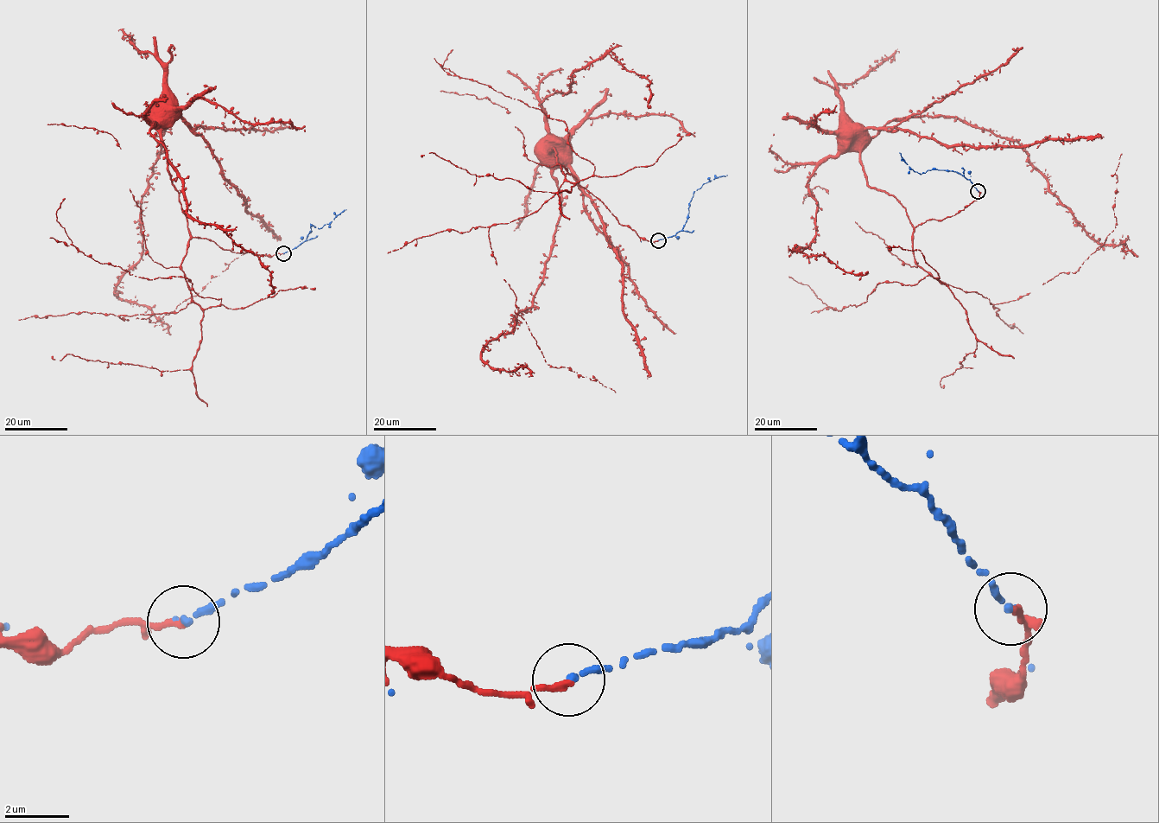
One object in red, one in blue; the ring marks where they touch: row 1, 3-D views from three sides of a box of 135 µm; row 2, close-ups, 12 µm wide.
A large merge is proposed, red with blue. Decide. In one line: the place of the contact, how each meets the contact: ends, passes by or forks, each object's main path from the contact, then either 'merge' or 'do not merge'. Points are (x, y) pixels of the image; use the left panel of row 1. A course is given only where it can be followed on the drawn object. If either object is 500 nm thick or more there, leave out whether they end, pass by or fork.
(283, 253) | red ends | blue ends | red via (283, 253), (236, 252), (209, 239), (193, 237), (173, 184), (161, 135), (150, 124), (151, 117) | blue via (283, 253), (306, 239), (311, 225), (320, 228), (346, 209) | merge

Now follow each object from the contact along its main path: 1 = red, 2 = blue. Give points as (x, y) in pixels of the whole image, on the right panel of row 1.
1: (978, 191), (979, 198), (954, 215), (939, 221), (929, 220), (915, 227), (902, 203), (868, 185), (858, 142)
2: (978, 191), (971, 181), (957, 172), (931, 169), (921, 174), (914, 171), (899, 153)

